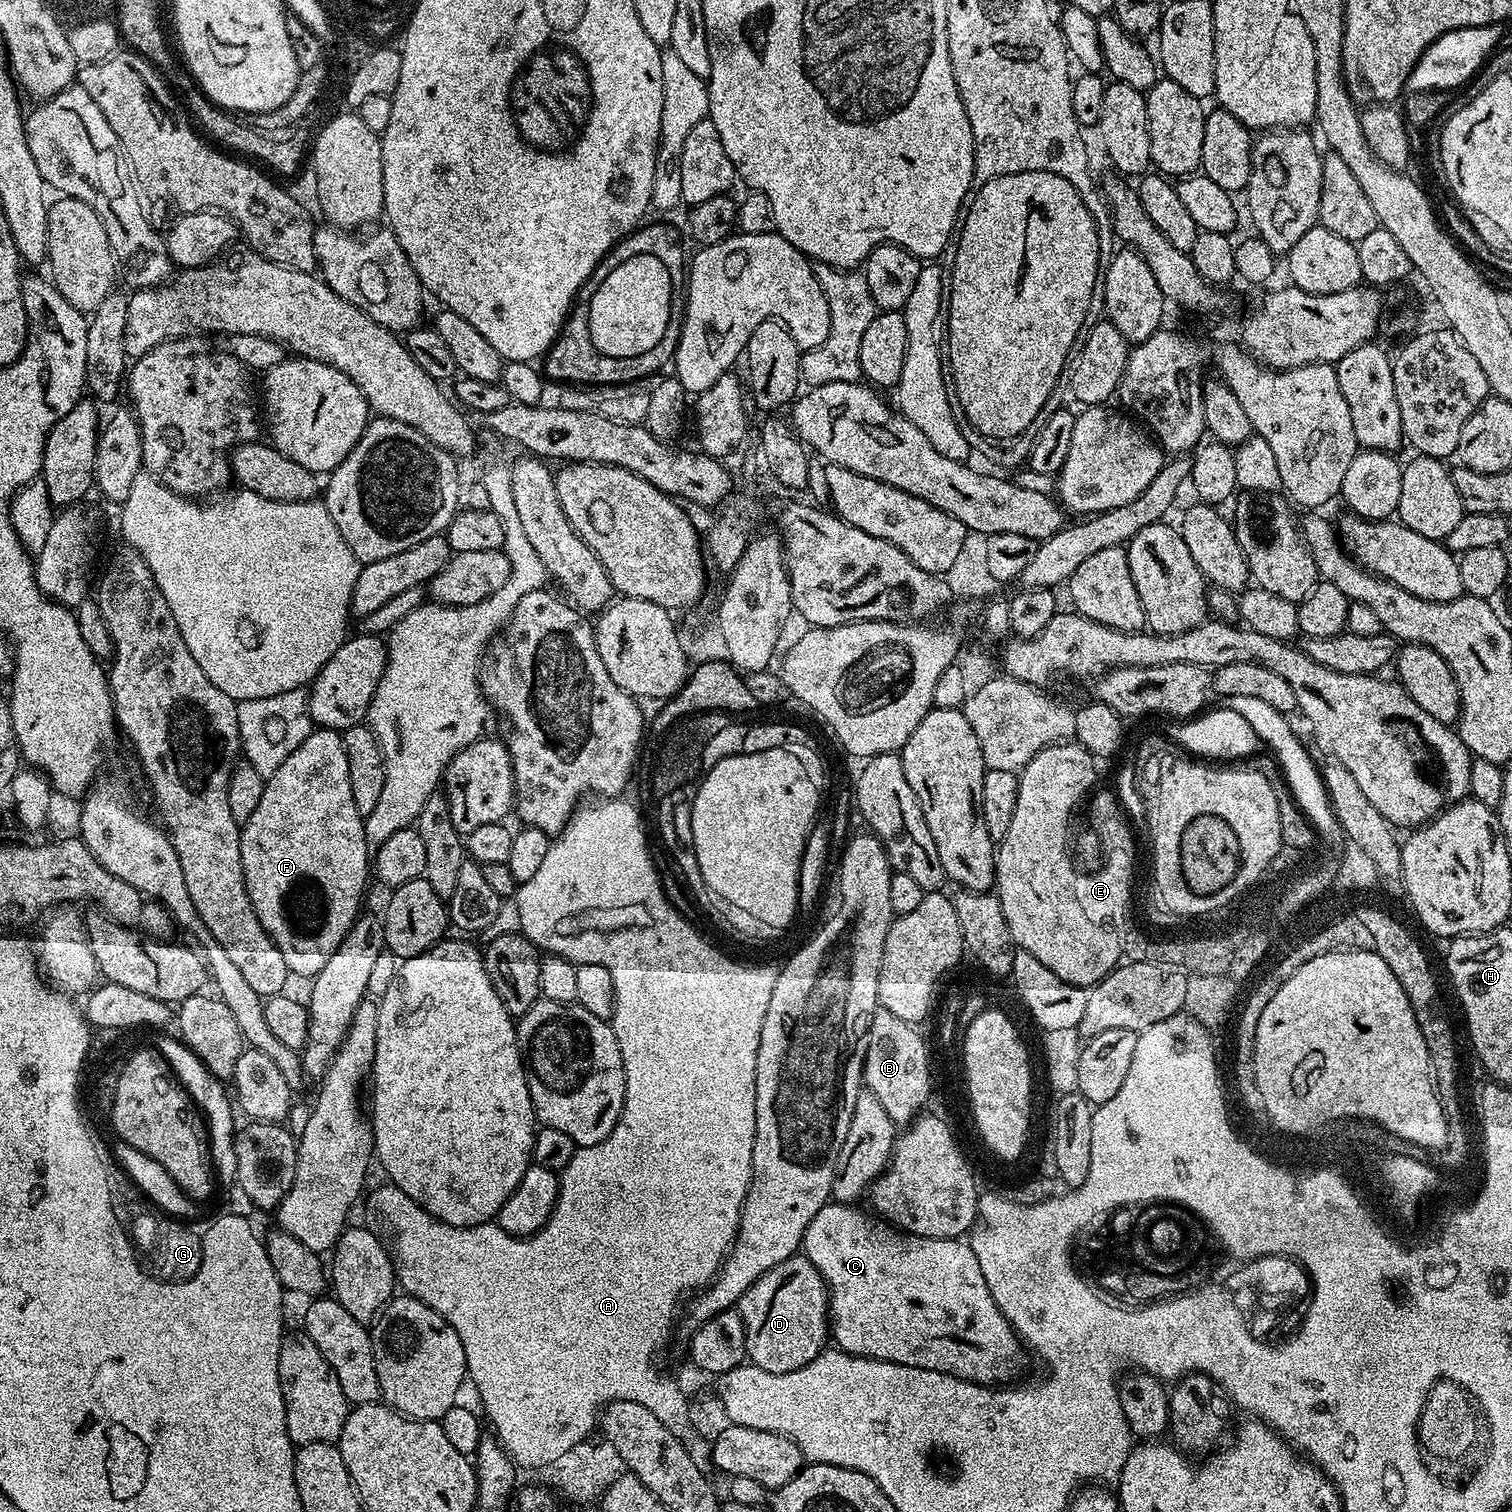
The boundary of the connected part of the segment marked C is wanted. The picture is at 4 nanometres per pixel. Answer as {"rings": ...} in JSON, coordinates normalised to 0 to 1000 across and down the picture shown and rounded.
{"rings":[[[548,795],[544,798],[544,800],[541,800],[541,803],[538,803],[538,806],[536,806],[536,811],[533,811],[532,814],[531,830],[534,831],[534,834],[542,841],[545,850],[548,852],[549,884],[552,889],[553,886],[552,891],[555,894],[561,895],[562,897],[571,897],[574,899],[585,899],[597,903],[612,905],[616,907],[633,910],[634,913],[640,913],[642,915],[655,916],[657,914],[671,913],[673,912],[671,910],[677,905],[679,892],[675,884],[672,883],[672,880],[670,880],[669,875],[665,872],[663,866],[660,866],[660,864],[655,856],[655,851],[652,851],[649,837],[647,837],[647,832],[644,829],[642,822],[635,819],[618,820],[612,817],[602,817],[600,815],[596,815],[592,812],[575,804],[571,802],[568,802],[563,796]]]}

